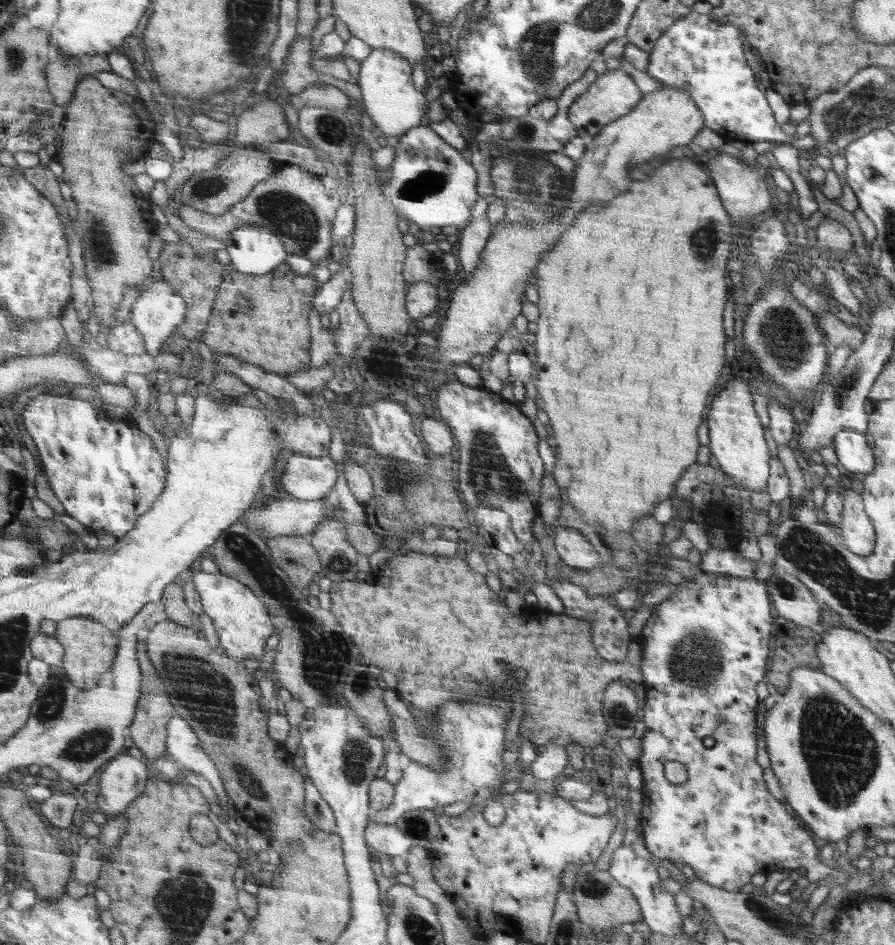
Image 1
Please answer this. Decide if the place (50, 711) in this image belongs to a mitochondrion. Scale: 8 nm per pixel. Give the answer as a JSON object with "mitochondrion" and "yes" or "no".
{"mitochondrion":"yes"}

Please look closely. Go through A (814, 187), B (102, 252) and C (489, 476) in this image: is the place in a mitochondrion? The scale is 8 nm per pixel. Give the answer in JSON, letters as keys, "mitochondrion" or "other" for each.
{"A":"other","B":"mitochondrion","C":"mitochondrion"}

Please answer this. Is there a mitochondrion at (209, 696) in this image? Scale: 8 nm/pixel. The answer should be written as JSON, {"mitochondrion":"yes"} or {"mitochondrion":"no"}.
{"mitochondrion":"yes"}

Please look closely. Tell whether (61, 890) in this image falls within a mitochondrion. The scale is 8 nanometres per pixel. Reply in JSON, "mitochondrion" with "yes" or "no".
{"mitochondrion":"no"}

